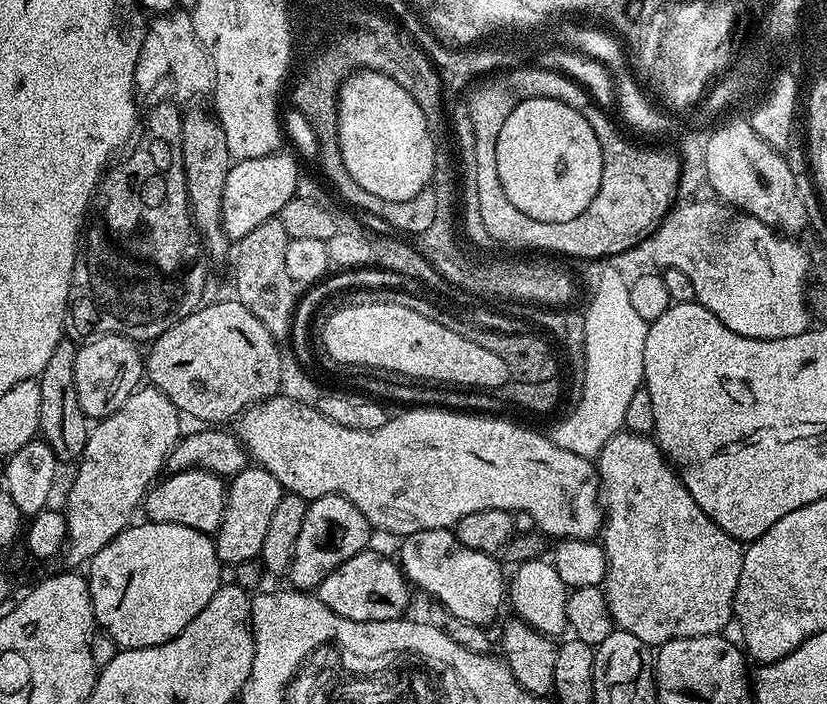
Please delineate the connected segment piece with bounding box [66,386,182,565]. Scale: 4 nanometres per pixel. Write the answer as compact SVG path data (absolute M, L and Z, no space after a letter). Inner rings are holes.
M141 386L130 398L126 398L126 402L118 411L99 421L89 431L84 453L80 455L78 461L80 469L77 470L76 477L72 480L72 489L68 492L68 508L66 507L68 518L66 556L69 556L74 563L83 565L91 561L92 557L98 554L98 550L102 550L102 546L109 544L119 532L123 532L133 523L132 515L138 512L149 488L165 471L168 456L182 435L180 420L182 421L182 414L166 394L151 386Z

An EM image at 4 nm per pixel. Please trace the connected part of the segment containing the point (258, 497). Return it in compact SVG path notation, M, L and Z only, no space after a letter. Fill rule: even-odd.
M249 466L227 481L226 491L228 497L224 503L220 528L214 534L214 543L221 565L235 566L259 557L269 529L270 518L273 517L285 490L278 482L278 478L274 478L274 474L259 466Z

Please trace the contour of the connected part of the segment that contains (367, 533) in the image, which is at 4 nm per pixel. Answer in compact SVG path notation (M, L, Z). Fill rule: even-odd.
M323 496L311 501L306 510L305 518L302 521L302 530L299 531L298 540L294 545L292 561L286 571L286 579L296 590L316 590L320 583L326 578L326 574L333 572L342 562L354 558L354 554L365 551L369 547L368 539L374 536L374 529L368 519L350 502L345 496Z

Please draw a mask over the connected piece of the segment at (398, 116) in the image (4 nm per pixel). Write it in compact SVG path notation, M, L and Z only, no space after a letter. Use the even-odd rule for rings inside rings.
M355 71L340 85L338 132L342 162L362 190L370 190L370 194L378 194L378 198L390 198L390 202L406 202L431 185L436 146L424 111L416 99L385 72Z

